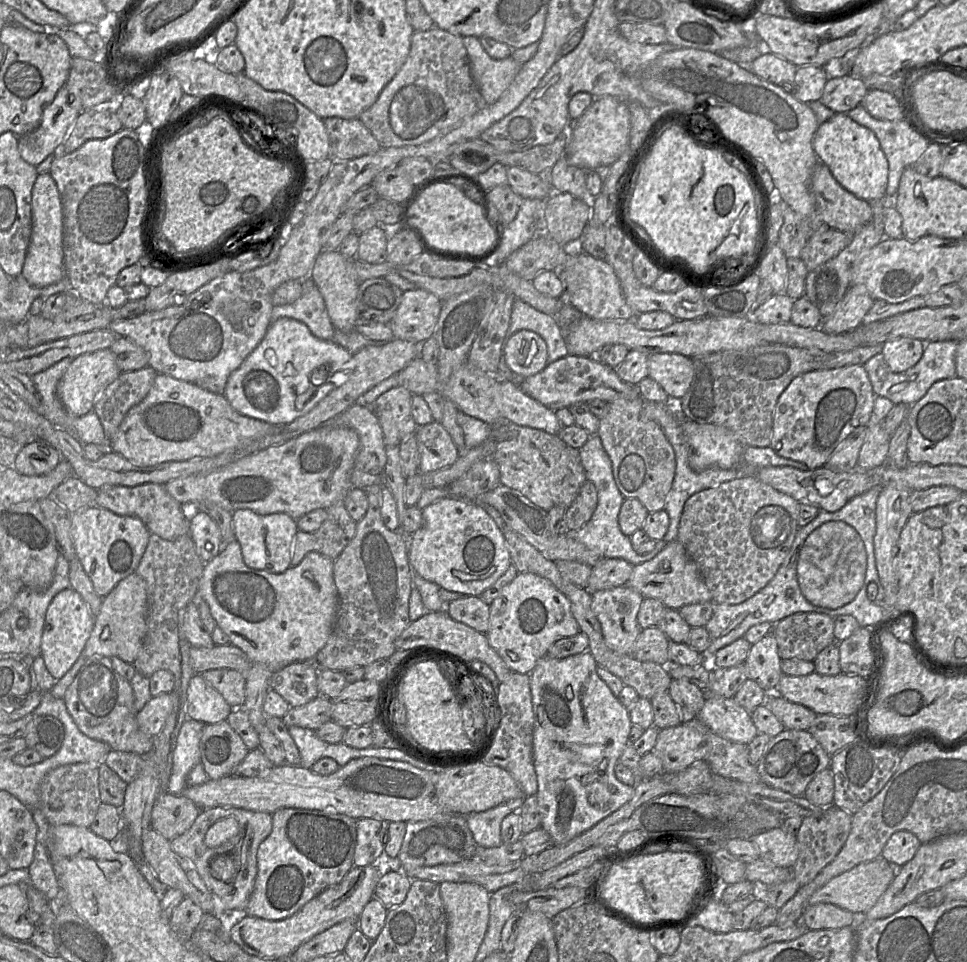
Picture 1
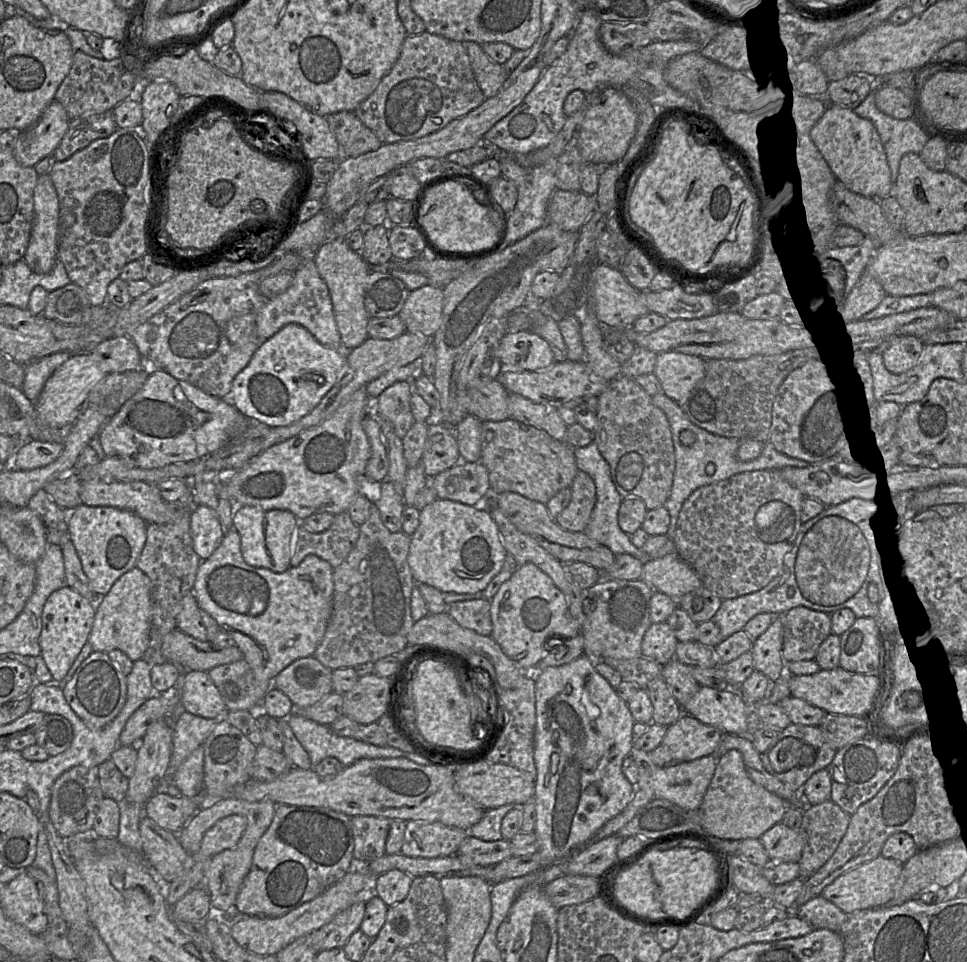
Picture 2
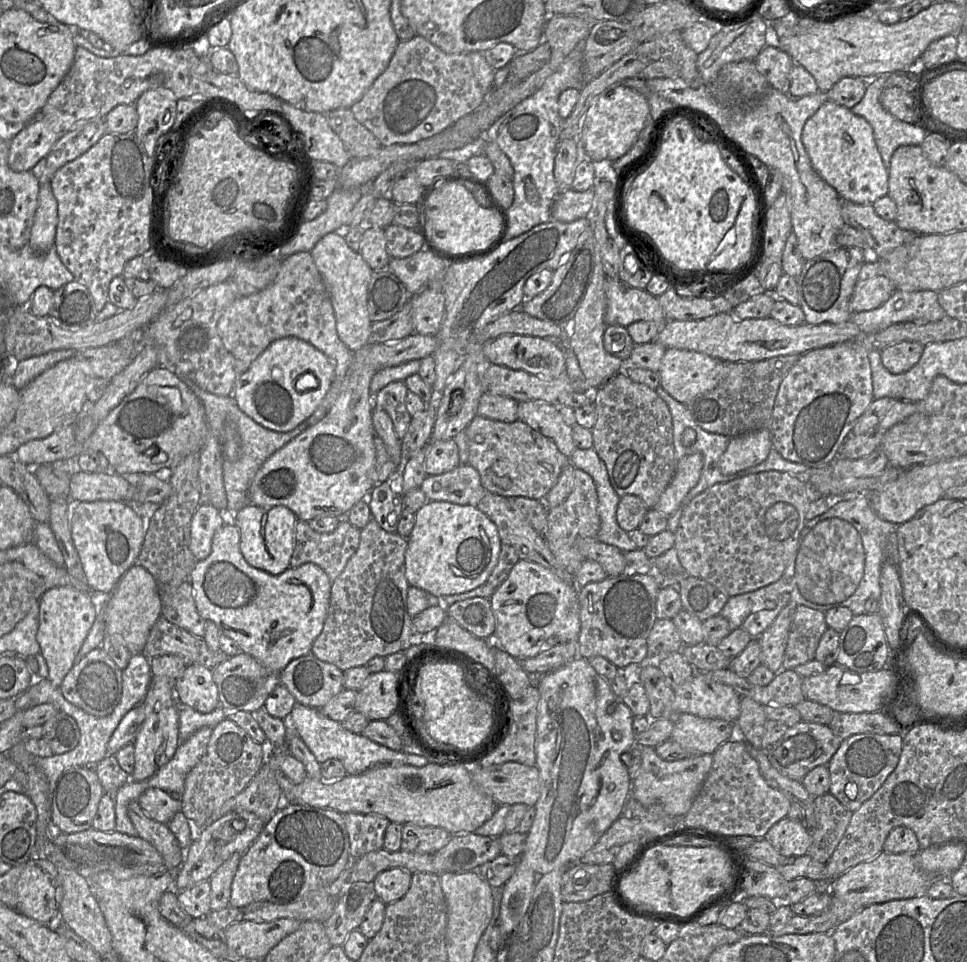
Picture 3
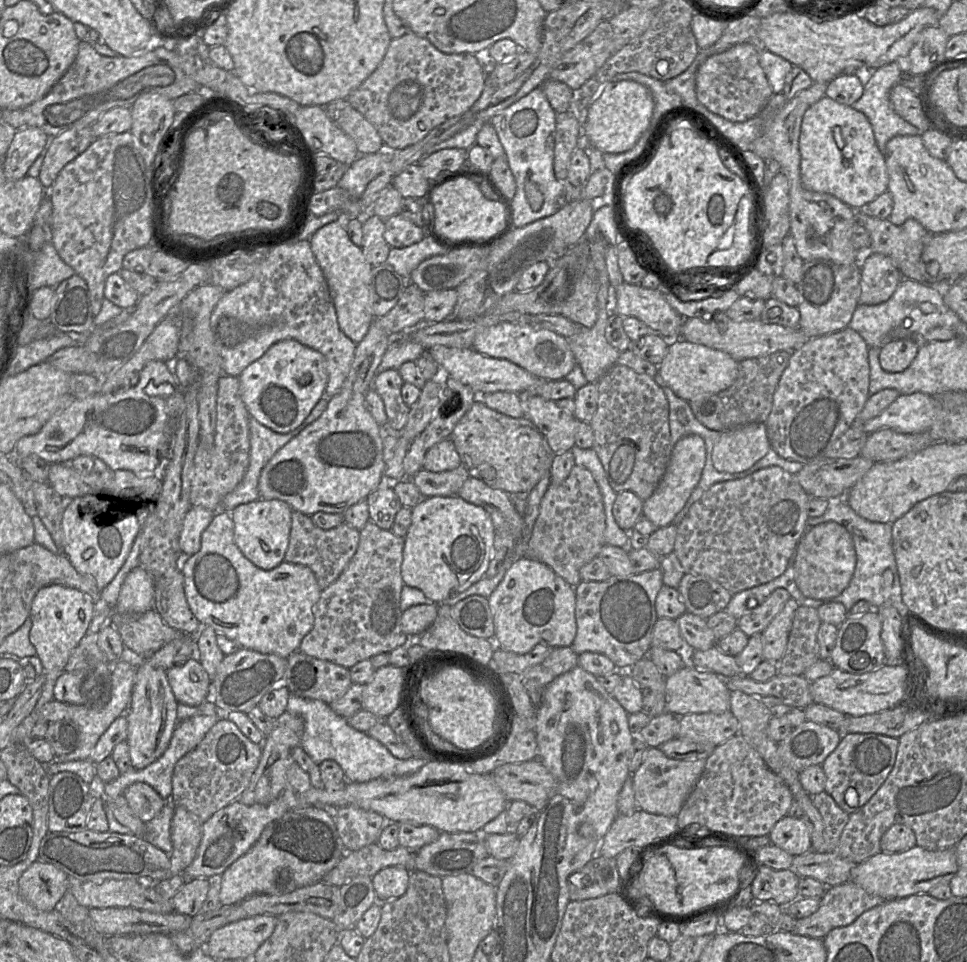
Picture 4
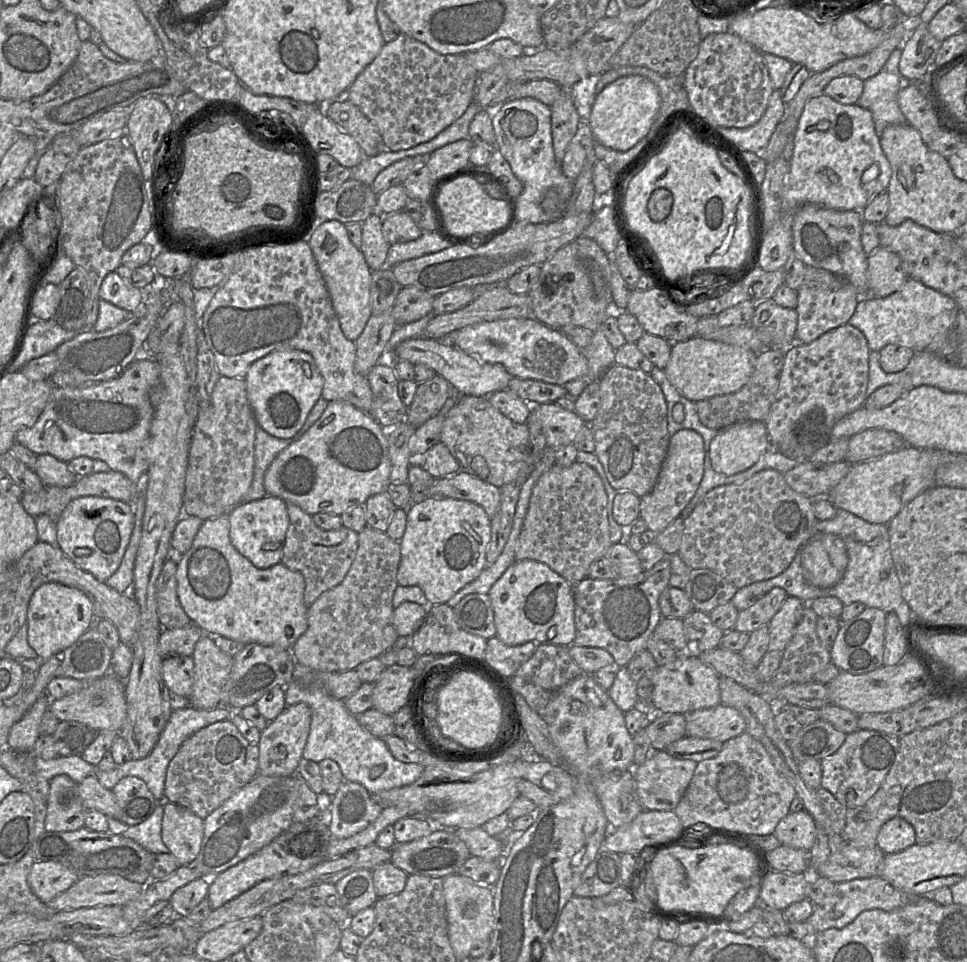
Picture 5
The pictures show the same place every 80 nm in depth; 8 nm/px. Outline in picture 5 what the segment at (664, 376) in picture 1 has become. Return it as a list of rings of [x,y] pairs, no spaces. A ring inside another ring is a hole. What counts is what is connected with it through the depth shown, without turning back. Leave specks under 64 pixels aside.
[[[699,336],[671,344],[671,356],[663,370],[677,391],[693,402],[736,392],[752,375],[757,354],[740,346],[707,340]]]

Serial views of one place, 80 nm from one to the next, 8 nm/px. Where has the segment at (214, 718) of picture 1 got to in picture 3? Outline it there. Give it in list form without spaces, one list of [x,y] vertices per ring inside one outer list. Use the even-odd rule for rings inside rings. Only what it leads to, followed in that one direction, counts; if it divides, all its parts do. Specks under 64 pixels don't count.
[[[186,665],[173,685],[179,704],[188,705],[200,713],[210,713],[219,706],[212,670],[203,665]]]

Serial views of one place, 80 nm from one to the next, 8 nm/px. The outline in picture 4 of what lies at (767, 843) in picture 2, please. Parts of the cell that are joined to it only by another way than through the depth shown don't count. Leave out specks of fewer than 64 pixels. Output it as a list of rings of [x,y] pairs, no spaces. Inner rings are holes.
[[[784,816],[768,834],[773,845],[792,856],[806,854],[811,850],[811,836],[802,818]]]

